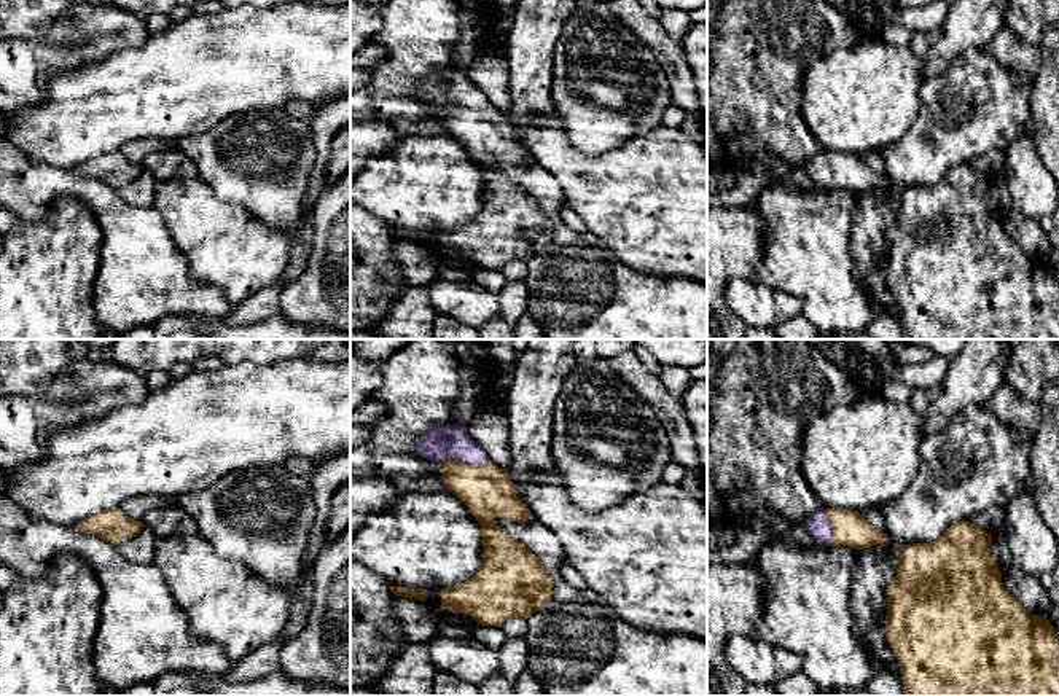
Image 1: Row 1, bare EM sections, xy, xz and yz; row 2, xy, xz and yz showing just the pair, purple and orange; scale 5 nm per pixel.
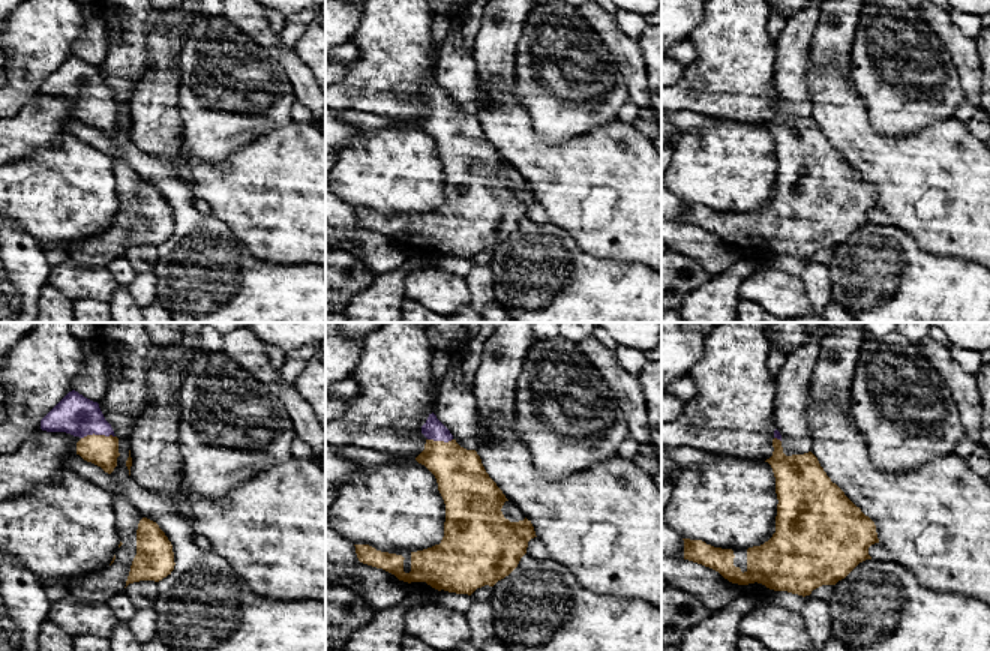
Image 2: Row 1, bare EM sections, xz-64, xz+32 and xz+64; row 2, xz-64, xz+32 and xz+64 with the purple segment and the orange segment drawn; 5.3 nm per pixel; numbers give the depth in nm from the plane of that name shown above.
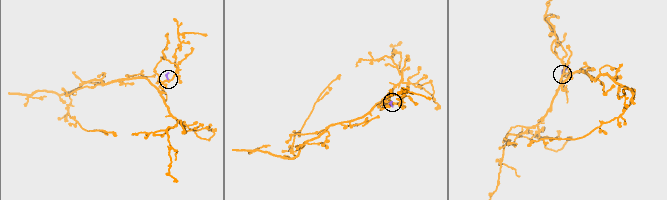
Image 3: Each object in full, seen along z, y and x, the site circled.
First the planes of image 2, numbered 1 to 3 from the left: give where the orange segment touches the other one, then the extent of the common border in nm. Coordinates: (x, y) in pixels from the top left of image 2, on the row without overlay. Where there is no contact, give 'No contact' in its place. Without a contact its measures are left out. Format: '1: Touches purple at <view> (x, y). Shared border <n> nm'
1: Touches purple at xz-64 (98, 98). Shared border 180 nm
2: Touches purple at xz+32 (440, 104). Shared border 140 nm
3: Touches purple at xz+64 (777, 102). Shared border 50 nm

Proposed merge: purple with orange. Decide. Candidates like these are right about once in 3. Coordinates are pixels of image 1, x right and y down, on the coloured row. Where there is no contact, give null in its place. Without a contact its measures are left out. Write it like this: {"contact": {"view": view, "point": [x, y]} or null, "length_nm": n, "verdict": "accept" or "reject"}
{"contact": {"view": "xz", "point": [467, 462]}, "length_nm": 240, "verdict": "accept"}

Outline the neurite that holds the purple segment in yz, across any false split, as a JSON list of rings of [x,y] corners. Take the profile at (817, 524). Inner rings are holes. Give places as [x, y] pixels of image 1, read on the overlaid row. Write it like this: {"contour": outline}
{"contour": [[[826,508],[814,513],[803,524],[817,543],[826,546],[850,546],[858,551],[890,543],[889,535],[874,529],[860,511]]]}

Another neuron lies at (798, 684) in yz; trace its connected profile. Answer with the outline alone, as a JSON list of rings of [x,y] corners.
[[[804,671],[777,680],[774,688],[780,696],[817,696],[822,688],[814,683]]]

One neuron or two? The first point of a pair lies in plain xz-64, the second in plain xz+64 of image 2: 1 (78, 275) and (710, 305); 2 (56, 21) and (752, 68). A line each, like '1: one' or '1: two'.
1: two
2: one

